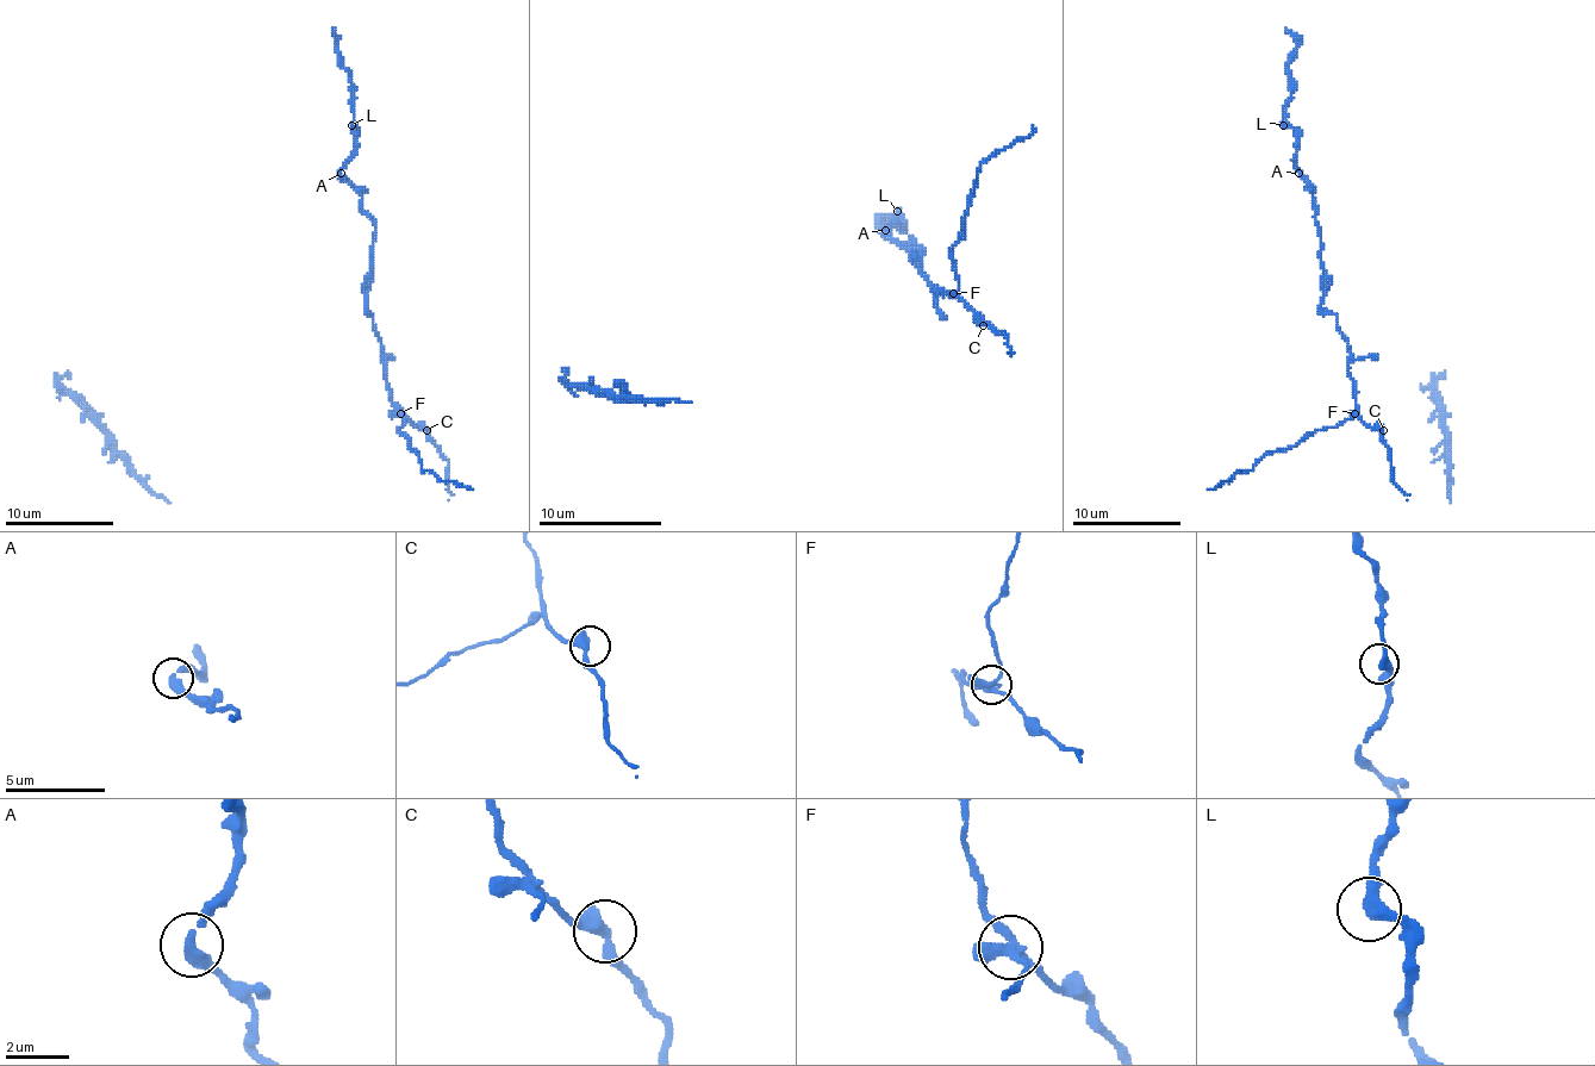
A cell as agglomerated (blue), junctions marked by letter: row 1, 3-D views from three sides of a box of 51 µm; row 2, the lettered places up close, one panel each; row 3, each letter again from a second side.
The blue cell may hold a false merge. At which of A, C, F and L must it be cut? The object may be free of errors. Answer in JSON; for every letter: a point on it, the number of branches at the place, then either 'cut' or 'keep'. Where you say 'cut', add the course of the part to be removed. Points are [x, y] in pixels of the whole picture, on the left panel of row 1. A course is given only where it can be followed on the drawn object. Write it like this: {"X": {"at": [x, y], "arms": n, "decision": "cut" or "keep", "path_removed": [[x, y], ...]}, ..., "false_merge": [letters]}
{"A": {"at": [341, 173], "arms": 2, "decision": "keep"}, "C": {"at": [427, 430], "arms": 2, "decision": "keep"}, "F": {"at": [400, 413], "arms": 4, "decision": "cut", "path_removed": [[400, 413], [405, 419], [400, 430], [422, 462], [422, 471], [469, 490]]}, "L": {"at": [351, 125], "arms": 2, "decision": "keep"}, "false_merge": ["F"]}

